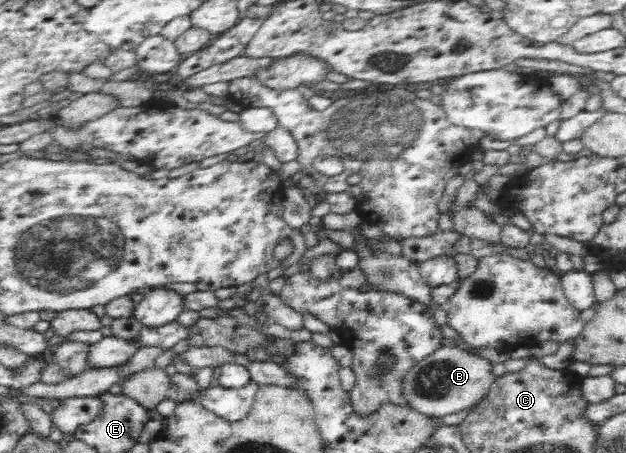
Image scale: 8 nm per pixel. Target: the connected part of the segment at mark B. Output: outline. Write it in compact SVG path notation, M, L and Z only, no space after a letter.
M442 346L433 354L414 363L400 379L402 398L407 407L424 416L443 416L470 409L488 393L494 375L490 372L491 363L474 354L468 354L460 347Z

